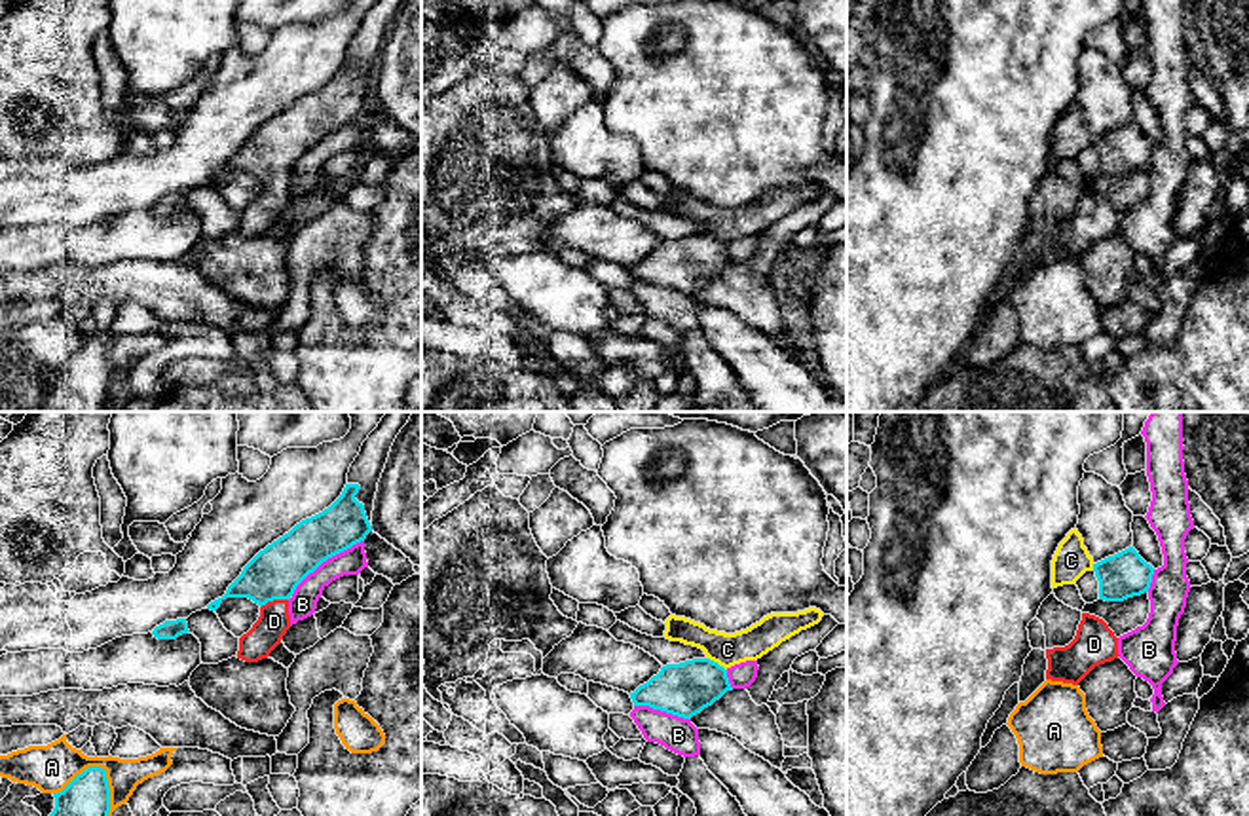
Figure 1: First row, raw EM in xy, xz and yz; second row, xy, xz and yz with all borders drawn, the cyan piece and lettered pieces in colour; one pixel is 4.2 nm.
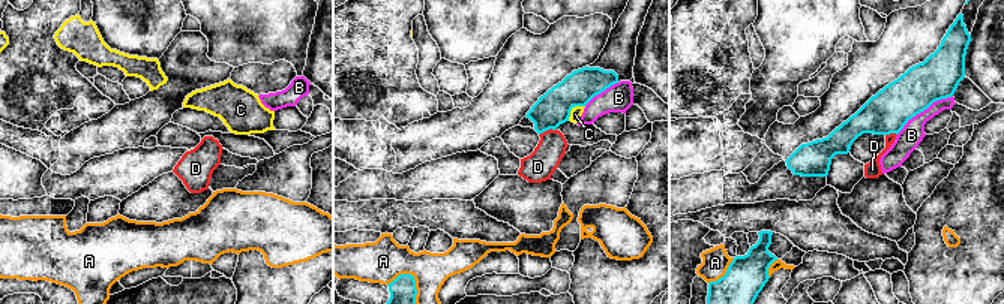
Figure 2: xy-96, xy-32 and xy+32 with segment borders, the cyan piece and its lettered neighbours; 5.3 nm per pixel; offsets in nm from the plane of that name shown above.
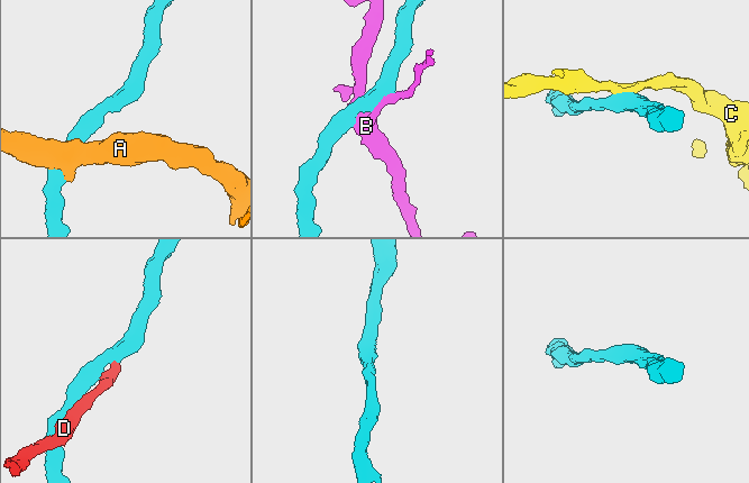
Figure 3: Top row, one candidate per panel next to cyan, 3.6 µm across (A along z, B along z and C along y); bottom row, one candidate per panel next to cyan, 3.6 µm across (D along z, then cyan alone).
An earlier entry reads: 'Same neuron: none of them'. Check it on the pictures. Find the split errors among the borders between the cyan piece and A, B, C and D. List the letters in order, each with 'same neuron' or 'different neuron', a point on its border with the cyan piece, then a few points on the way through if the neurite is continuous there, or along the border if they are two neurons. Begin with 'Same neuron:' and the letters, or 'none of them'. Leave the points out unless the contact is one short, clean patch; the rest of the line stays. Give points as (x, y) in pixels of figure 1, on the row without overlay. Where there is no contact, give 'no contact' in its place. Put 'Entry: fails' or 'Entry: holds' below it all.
Same neuron: D
A: different neuron; meets cyan in xy at (103, 344)
B: different neuron; meets cyan in xy at (325, 135)
C: different neuron; meets cyan in xz at (716, 238)
D: same neuron; meets cyan in xy at (274, 173); runs through xy (274, 148), (274, 173), (274, 196)
Entry: fails

